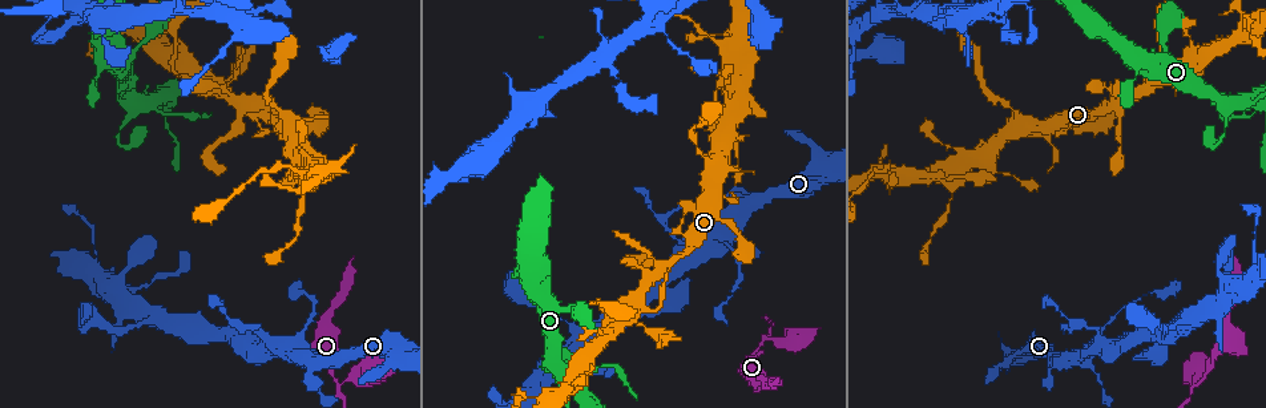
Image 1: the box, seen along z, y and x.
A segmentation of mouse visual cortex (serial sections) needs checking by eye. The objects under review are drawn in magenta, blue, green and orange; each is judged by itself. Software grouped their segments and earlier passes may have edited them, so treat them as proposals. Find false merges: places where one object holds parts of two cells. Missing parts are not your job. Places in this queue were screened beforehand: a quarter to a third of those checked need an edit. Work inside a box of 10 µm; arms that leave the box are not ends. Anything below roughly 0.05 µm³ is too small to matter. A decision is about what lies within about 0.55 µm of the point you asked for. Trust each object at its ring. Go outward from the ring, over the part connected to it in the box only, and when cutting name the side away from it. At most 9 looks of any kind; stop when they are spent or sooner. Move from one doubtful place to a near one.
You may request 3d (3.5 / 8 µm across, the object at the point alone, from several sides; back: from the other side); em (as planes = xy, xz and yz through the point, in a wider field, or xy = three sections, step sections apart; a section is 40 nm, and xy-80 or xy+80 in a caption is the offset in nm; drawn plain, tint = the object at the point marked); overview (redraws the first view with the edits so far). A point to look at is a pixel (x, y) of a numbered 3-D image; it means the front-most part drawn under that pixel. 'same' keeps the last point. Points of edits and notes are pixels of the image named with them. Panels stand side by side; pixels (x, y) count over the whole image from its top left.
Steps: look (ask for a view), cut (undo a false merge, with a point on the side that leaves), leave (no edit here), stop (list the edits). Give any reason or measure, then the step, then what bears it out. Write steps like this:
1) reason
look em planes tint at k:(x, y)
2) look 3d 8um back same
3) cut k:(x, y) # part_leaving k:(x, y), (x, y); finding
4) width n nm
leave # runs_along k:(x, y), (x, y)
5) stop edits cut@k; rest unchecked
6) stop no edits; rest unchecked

thin neck
look 3d 3.5um at 1:(1223, 134)

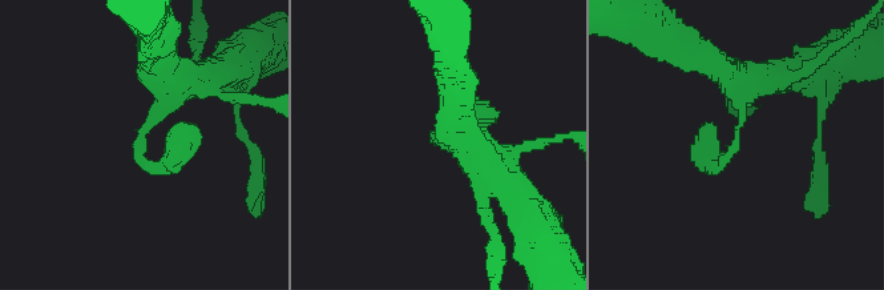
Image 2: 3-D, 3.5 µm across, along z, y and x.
leave # runs_along 2:(719, 67), (743, 120), (719, 164), (705, 140); all the same cell

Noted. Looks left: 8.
thick turns thin
look 3d 3.5um back at 1:(902, 169)

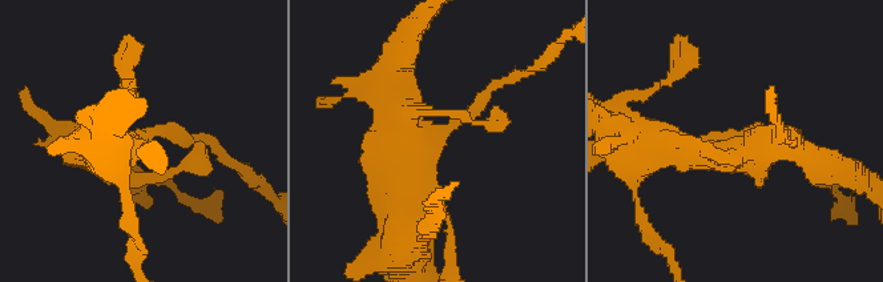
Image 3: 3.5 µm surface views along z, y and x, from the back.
look em xy step 2 tint at 3:(442, 139)

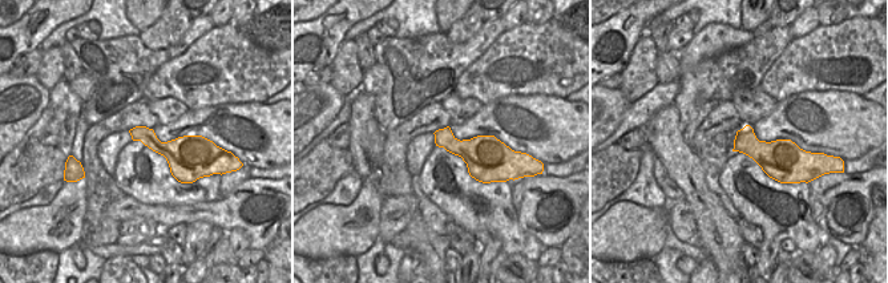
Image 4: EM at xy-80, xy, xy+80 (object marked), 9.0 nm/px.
cut it another way
look em xy step 3 tint same

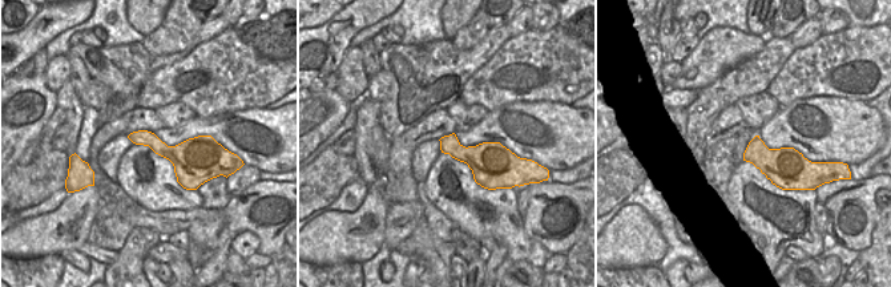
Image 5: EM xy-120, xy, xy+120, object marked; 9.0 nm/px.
leave # all the same cell

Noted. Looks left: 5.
sudden change in width
look 3d 3.5um at 1:(303, 358)

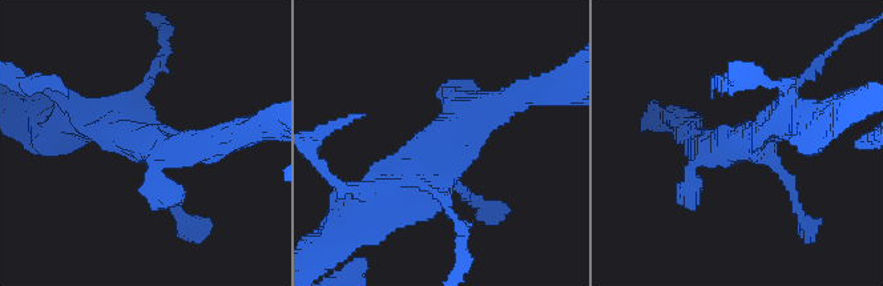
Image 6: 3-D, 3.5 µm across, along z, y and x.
look em xy step 5 tint at 6:(141, 141)

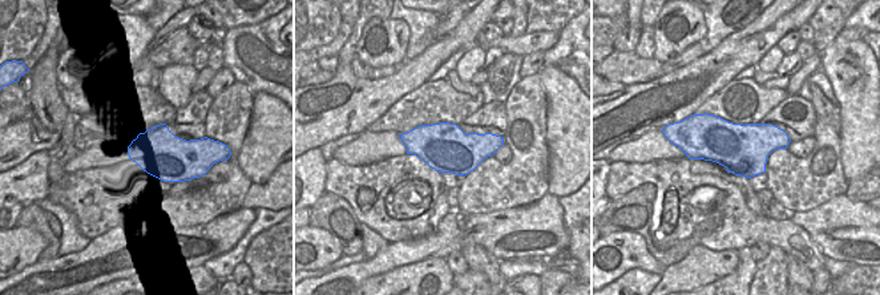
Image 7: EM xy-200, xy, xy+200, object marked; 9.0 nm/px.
leave # continuous, no second cell

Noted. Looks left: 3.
two arms in line, one across
look 3d 8um at 1:(761, 340)

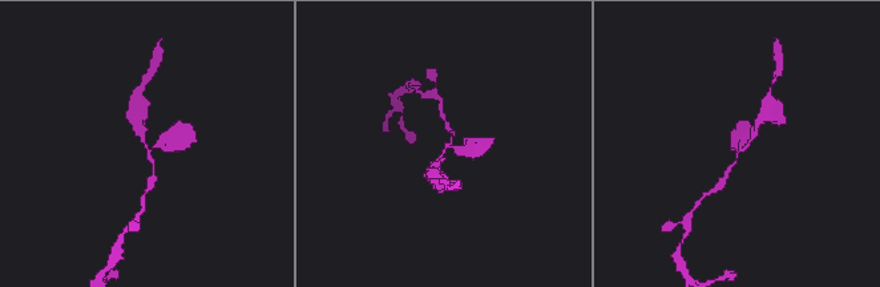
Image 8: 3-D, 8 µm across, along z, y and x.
closer look
look 3d 3.5um same

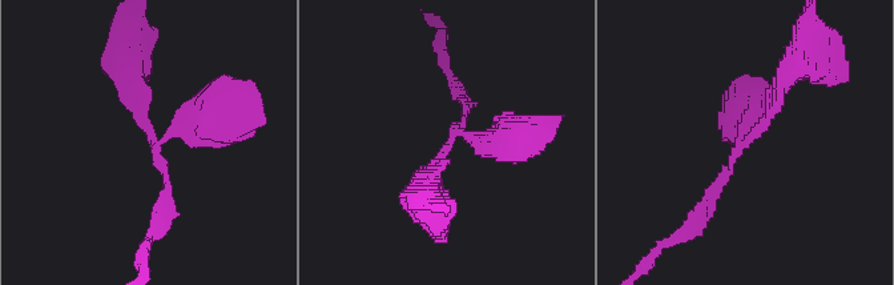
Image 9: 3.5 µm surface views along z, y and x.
shape alone is not enough
look em xy step 1 tint at 9:(152, 144)

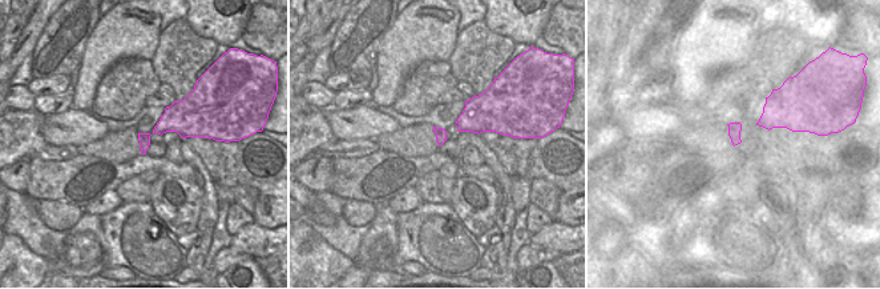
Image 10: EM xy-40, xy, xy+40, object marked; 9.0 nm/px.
leave # all the same cell

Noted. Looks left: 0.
stop no edits; rest unchecked

